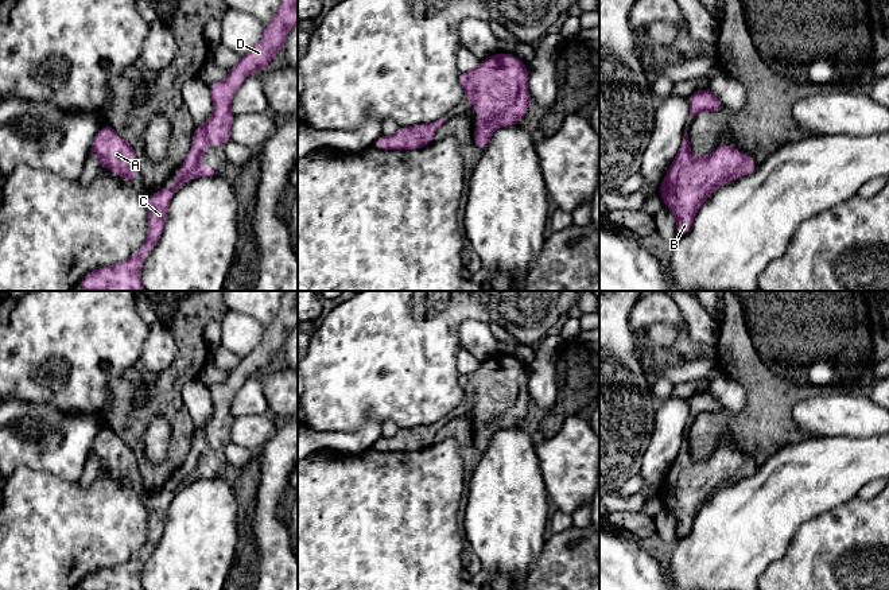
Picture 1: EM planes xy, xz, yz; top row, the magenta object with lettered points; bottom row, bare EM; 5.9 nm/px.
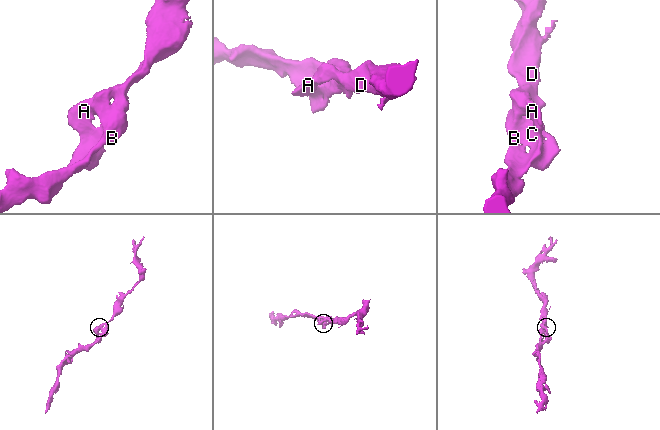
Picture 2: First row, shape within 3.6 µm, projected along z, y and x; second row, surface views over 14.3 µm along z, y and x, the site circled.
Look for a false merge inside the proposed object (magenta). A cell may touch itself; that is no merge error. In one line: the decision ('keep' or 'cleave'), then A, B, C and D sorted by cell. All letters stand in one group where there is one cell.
keep; groups A B C D

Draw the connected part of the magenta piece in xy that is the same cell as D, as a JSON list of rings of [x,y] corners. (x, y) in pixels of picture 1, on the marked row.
[[[282,0],[276,15],[264,26],[260,42],[240,58],[225,79],[209,85],[213,113],[205,124],[195,125],[191,150],[182,167],[175,171],[176,185],[162,186],[156,195],[144,197],[150,210],[145,242],[128,260],[89,272],[78,283],[81,287],[86,291],[145,291],[140,279],[144,256],[156,247],[163,233],[172,195],[194,178],[214,175],[214,171],[199,159],[201,155],[210,144],[224,145],[232,140],[230,127],[234,114],[230,105],[236,92],[249,75],[273,61],[296,23],[298,0]]]

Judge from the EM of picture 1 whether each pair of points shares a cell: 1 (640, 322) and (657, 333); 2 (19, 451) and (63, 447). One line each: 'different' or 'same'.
1: different
2: same

